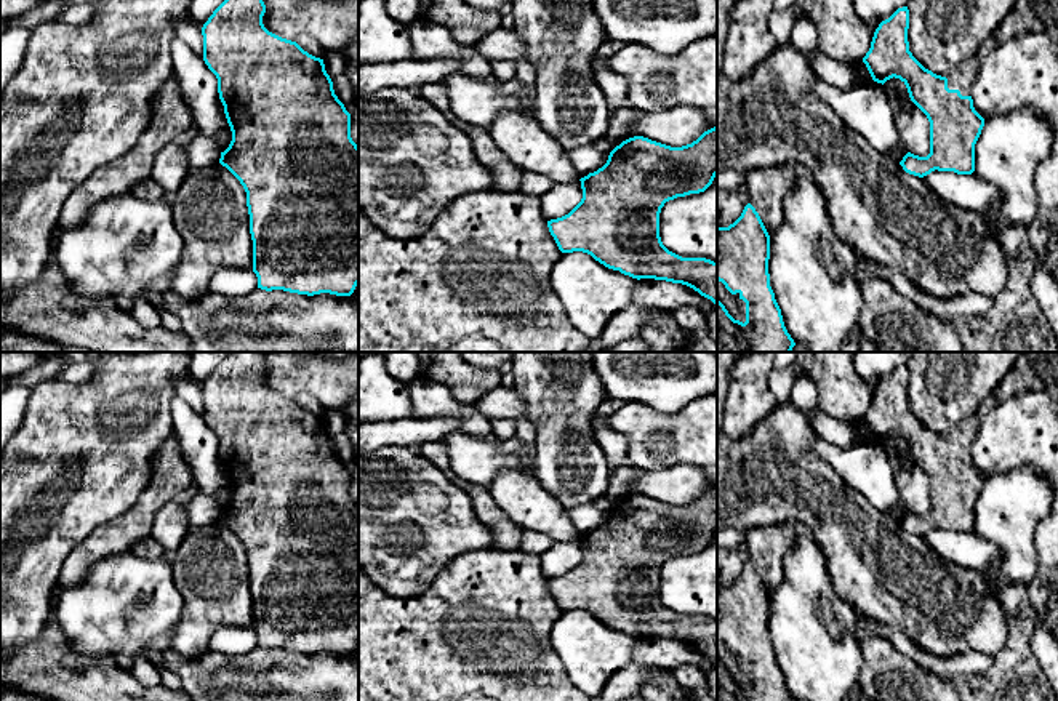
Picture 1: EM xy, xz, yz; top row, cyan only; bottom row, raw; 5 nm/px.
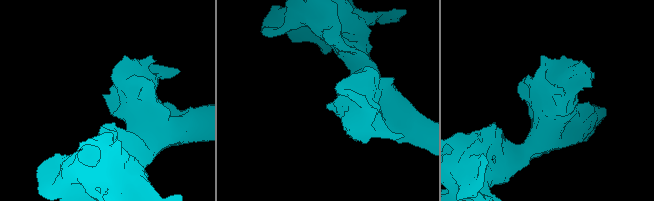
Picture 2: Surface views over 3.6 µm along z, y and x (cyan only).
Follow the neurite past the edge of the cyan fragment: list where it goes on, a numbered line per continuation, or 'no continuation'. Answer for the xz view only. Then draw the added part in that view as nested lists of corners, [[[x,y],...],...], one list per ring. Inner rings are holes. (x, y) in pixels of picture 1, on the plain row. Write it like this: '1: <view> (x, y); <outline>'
no continuation

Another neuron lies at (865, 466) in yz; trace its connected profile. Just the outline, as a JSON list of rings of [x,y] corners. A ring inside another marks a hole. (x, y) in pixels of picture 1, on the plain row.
[[[816,435],[812,451],[877,511],[888,514],[890,507],[900,501],[893,467],[882,442],[855,440],[842,448]]]

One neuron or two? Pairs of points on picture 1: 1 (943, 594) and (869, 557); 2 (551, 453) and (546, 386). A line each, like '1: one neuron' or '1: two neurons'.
1: one neuron
2: one neuron

